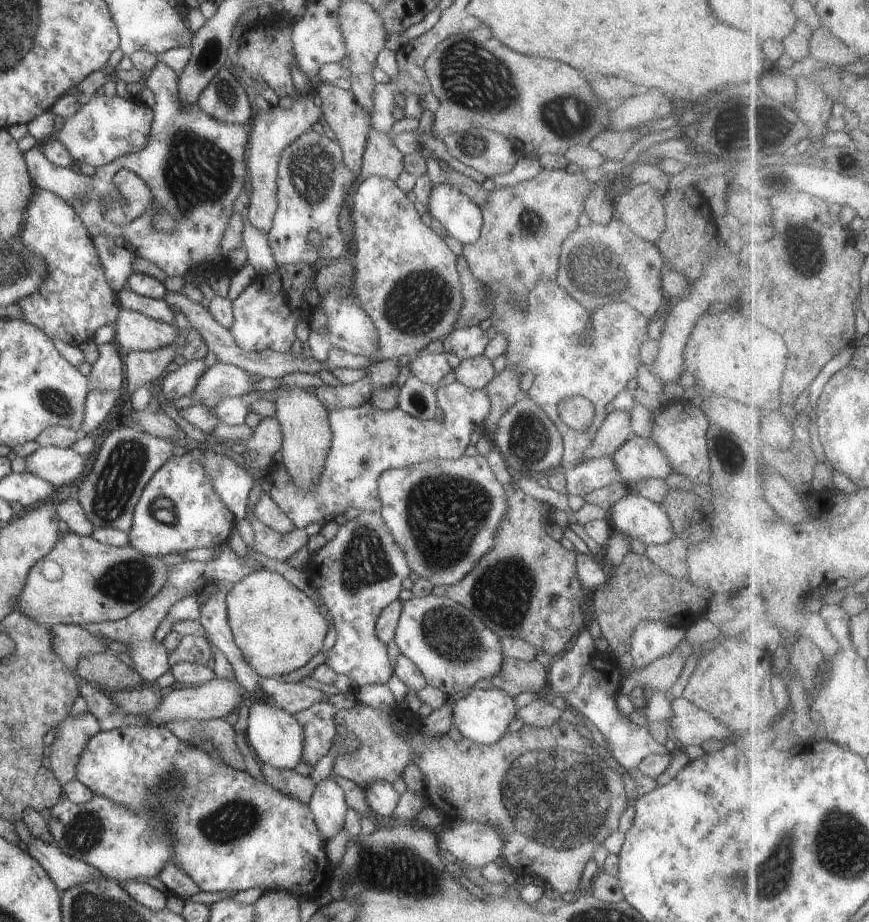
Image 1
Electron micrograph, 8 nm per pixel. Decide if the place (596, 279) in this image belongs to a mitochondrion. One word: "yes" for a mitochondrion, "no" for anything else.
yes

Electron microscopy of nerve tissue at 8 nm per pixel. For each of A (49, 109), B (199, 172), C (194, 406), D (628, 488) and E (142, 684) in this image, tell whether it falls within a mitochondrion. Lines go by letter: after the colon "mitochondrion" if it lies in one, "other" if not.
A: other
B: mitochondrion
C: other
D: other
E: other

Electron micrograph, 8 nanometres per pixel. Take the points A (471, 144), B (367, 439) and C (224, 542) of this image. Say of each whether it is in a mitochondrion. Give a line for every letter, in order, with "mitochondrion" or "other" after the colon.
A: mitochondrion
B: mitochondrion
C: other

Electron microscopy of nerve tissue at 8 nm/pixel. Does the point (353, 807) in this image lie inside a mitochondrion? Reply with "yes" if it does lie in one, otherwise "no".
no

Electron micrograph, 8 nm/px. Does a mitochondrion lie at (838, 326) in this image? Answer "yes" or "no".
no

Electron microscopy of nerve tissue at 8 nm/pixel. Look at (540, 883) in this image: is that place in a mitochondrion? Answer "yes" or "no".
no

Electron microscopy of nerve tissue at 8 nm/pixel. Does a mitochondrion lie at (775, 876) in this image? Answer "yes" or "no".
yes

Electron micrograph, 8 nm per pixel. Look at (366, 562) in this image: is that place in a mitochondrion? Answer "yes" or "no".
yes

